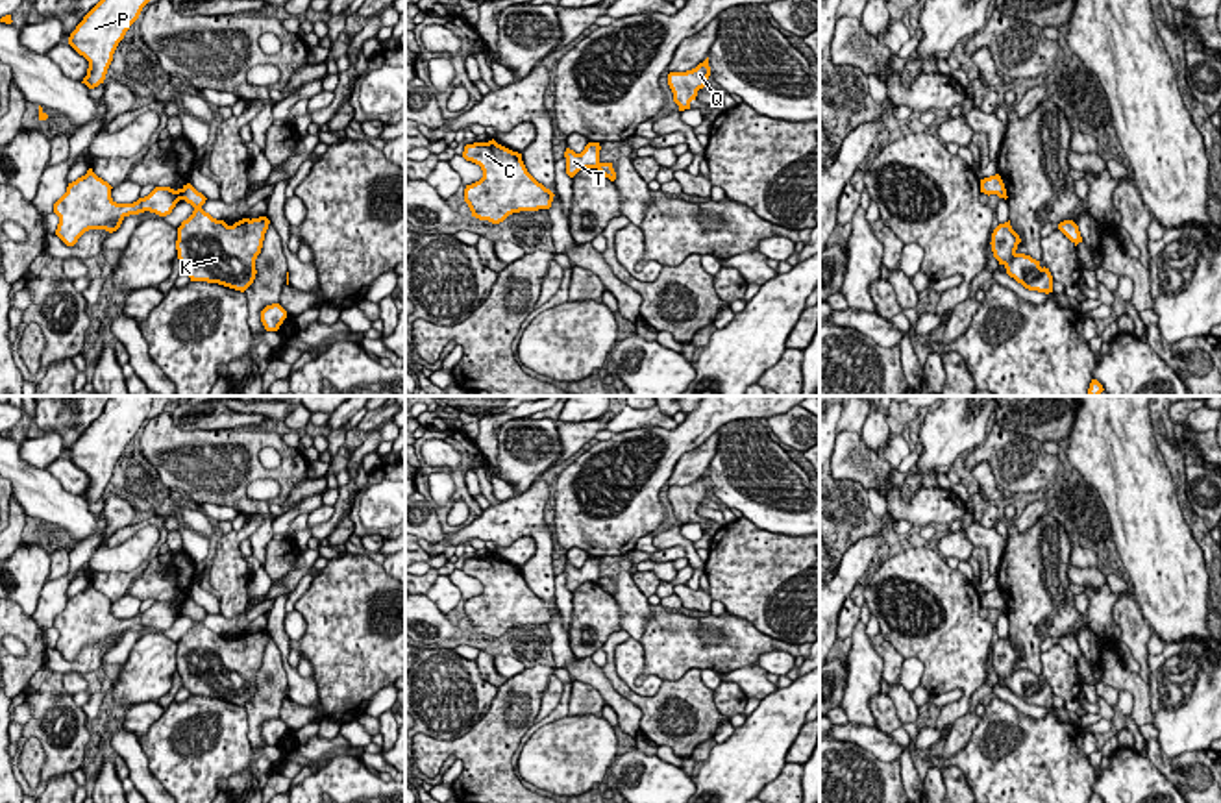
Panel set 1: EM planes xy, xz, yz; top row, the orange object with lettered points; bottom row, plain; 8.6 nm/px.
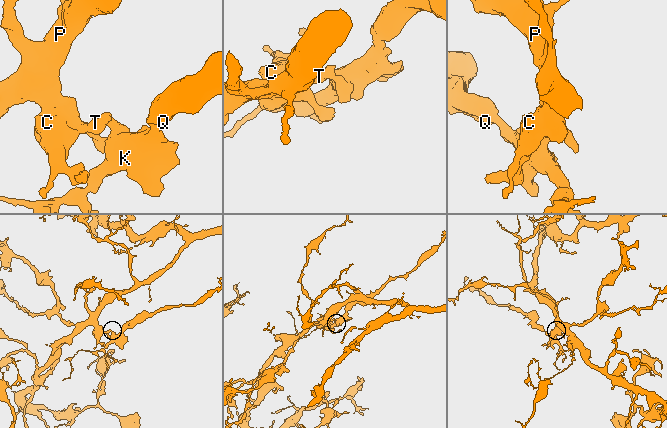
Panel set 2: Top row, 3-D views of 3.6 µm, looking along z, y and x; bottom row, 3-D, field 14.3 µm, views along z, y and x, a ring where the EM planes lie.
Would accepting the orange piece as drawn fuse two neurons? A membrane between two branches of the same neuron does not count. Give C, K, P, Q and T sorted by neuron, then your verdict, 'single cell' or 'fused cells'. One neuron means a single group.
C P T / K Q; fused cells

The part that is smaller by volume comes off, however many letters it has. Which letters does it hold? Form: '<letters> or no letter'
K, Q

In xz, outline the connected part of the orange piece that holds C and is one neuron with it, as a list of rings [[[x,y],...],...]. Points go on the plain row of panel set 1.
[[[492,553],[466,559],[462,572],[483,585],[483,592],[464,603],[472,631],[500,638],[512,627],[551,622],[555,609],[527,587],[522,568]]]

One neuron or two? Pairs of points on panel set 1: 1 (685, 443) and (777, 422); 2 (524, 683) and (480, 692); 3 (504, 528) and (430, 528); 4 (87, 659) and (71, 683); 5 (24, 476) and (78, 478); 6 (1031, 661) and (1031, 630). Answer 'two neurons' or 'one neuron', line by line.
1: two neurons
2: two neurons
3: two neurons
4: two neurons
5: two neurons
6: one neuron

